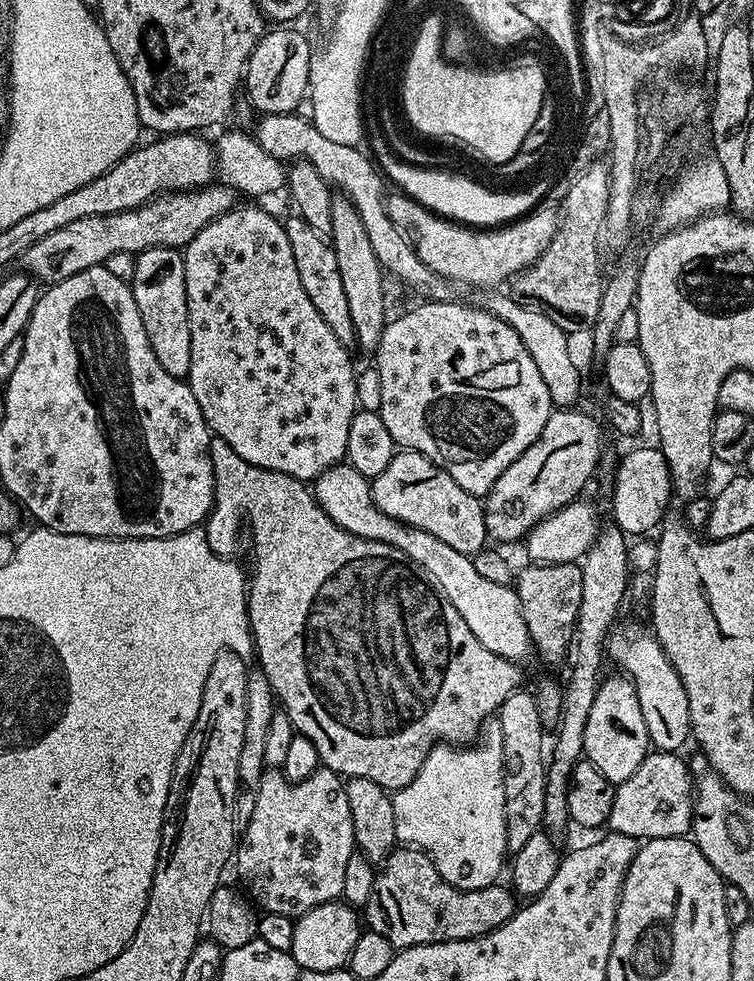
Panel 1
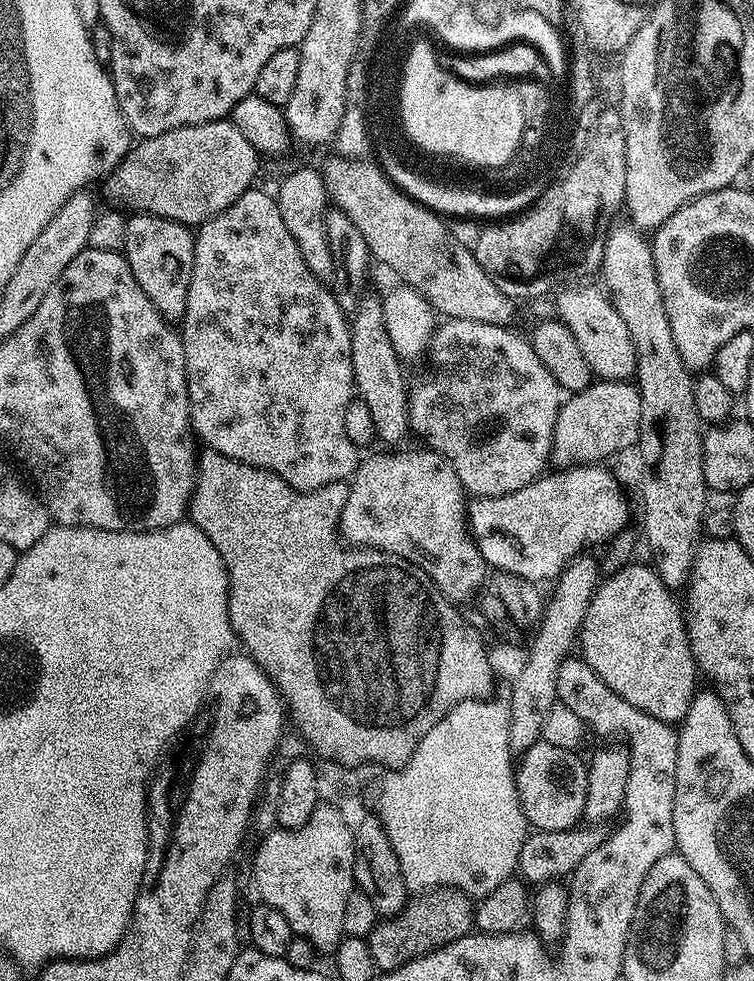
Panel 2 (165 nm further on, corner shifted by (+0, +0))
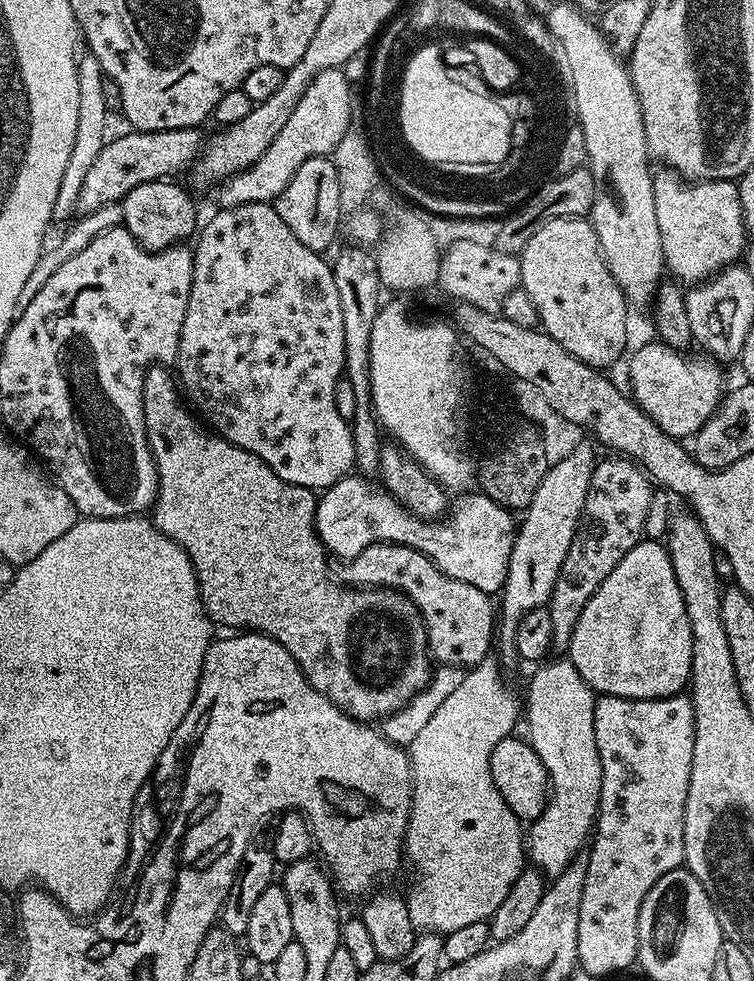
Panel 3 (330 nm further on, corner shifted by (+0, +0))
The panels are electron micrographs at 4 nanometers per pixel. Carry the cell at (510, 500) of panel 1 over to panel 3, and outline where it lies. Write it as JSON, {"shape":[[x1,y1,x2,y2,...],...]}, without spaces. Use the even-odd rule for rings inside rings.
{"shape":[[653,342,642,345,628,364,631,399,660,429,677,438,695,437,700,427,716,413,726,392,721,365,717,361,703,355,688,355,692,354]]}

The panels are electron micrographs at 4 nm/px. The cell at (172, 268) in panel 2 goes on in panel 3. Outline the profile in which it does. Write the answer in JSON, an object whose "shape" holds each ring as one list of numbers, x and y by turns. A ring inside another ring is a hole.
{"shape":[[168,178,142,182,134,186,134,190,130,190,130,194,126,194,121,203,123,227,148,252,172,248,175,244,187,241,187,236,191,237,197,231,196,204,192,201,191,194,176,183,180,182,173,182]]}

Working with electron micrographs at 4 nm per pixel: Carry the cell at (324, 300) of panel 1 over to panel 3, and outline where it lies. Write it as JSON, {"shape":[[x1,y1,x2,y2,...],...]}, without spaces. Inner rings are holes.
{"shape":[[327,156,310,158,298,166,294,178,290,178,290,184,286,190,274,202,278,218,290,226,294,238,302,242,302,246,310,246,310,250,321,254,327,253,327,248,336,240,336,231,341,231,342,216,340,220,340,204,342,197,338,186,338,174,331,159]]}

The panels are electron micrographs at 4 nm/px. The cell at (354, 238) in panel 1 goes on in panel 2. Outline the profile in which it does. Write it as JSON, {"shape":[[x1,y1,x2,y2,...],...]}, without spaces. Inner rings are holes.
{"shape":[[365,295,357,306,356,312,350,316,350,354,354,370,354,392,370,410,370,422,376,432,376,440,384,446,400,446,410,436,408,423,408,389,409,381,404,381,404,370,399,355,386,334,386,318,384,317,384,301,378,295]]}

